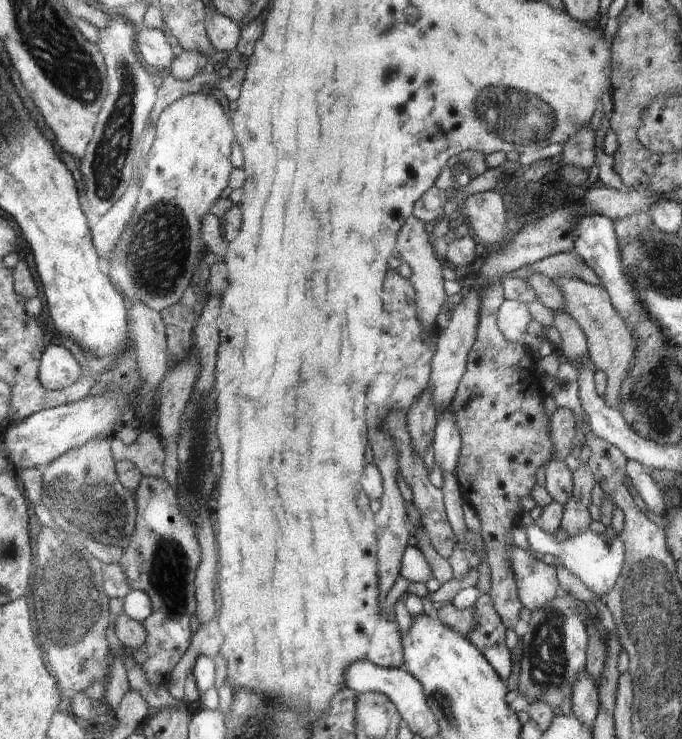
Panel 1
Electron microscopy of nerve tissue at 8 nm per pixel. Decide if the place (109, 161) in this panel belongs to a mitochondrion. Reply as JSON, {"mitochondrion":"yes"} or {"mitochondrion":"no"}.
{"mitochondrion":"yes"}

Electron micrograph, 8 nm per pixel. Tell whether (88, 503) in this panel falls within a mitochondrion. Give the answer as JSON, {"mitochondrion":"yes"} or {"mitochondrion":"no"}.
{"mitochondrion":"yes"}

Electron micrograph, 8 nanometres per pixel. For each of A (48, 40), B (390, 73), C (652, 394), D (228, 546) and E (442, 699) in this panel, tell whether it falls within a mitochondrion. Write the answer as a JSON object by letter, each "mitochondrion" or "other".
{"A":"mitochondrion","B":"other","C":"mitochondrion","D":"other","E":"mitochondrion"}

